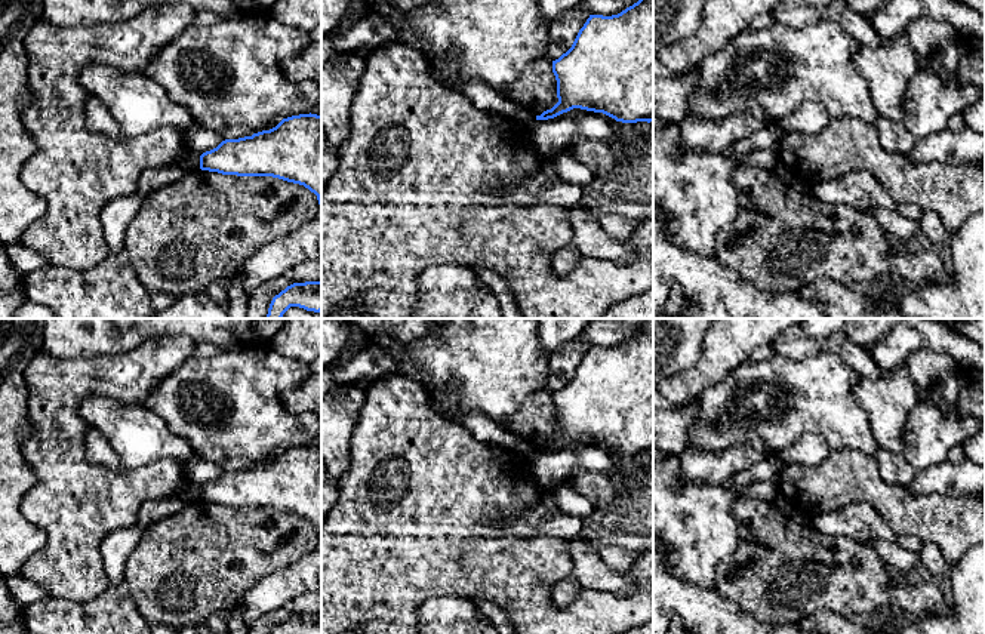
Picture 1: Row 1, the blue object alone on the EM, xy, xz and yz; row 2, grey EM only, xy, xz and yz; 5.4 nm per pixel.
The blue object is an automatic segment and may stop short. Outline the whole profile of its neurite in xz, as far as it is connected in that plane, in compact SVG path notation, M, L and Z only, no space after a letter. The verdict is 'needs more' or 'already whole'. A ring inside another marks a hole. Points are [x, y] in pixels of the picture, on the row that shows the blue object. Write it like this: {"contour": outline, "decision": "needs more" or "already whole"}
{"contour": "M638 0L612 16L590 15L572 47L552 61L552 73L558 102L536 120L581 108L622 123L653 121L653 0Z", "decision": "already whole"}

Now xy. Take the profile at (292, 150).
{"contour": "M292 116L270 130L225 139L200 156L200 169L299 184L317 196L321 207L321 116Z", "decision": "already whole"}

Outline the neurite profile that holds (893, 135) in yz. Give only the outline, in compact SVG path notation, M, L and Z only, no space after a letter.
M884 117L874 120L881 147L889 153L909 156L917 138L906 129L904 121L892 121Z

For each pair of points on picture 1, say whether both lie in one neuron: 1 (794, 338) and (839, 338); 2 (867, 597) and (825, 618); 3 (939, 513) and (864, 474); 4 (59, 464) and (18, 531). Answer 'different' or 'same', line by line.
1: same
2: different
3: same
4: different

